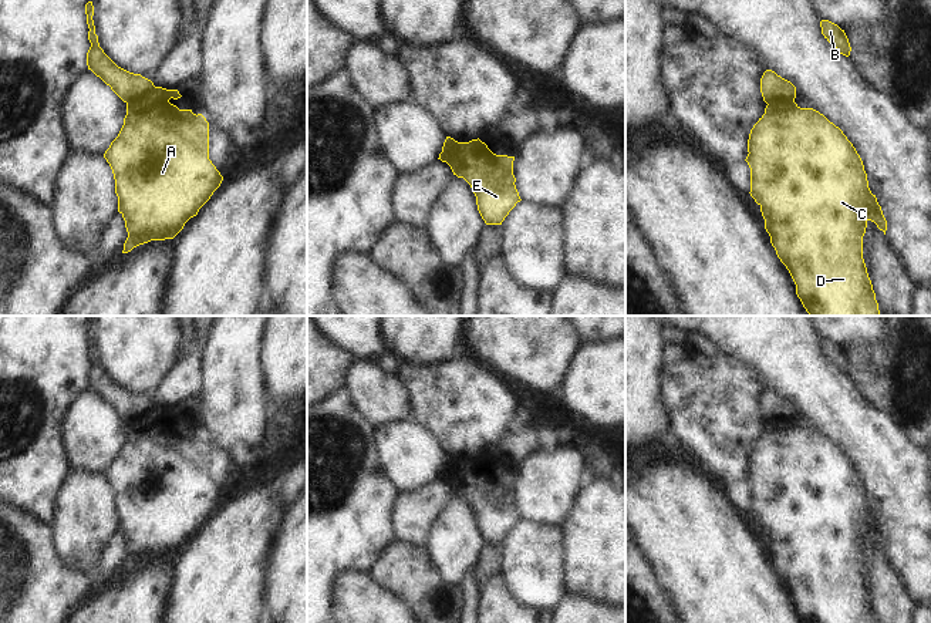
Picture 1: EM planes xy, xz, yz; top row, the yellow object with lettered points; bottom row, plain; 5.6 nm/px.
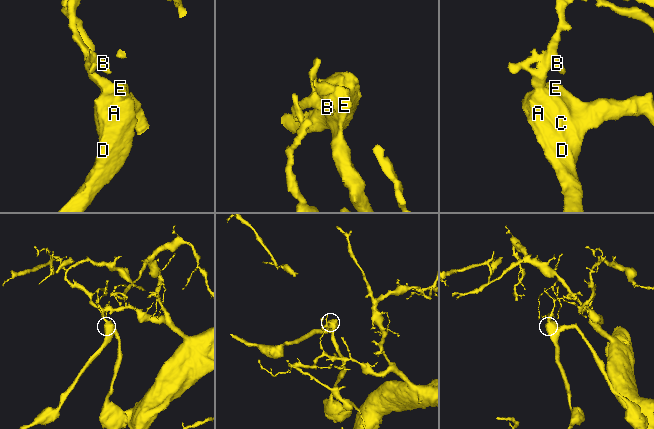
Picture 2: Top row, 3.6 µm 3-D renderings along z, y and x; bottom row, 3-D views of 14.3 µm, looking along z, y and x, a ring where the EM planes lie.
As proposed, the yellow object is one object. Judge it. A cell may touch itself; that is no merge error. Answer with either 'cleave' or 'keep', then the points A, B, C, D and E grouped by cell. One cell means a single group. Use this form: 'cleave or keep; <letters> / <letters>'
cleave; A C D E / B

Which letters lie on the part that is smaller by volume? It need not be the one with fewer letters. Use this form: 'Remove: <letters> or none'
Remove: A, C, D, E

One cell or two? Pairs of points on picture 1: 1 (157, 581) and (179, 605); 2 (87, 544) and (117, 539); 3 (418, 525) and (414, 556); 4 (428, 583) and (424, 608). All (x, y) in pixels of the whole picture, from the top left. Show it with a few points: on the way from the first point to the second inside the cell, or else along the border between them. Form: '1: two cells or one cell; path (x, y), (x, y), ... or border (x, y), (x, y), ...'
1: two cells; border (172, 561), (172, 575), (162, 608)
2: two cells; border (117, 529), (105, 545), (94, 571)
3: two cells; border (397, 539), (405, 544), (422, 545)
4: one cell; path (427, 589), (427, 602)

